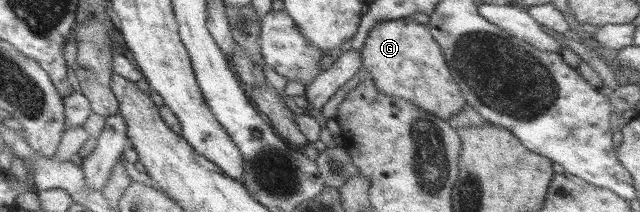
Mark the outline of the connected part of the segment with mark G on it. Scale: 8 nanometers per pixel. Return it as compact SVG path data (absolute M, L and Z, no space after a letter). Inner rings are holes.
M411 18L385 21L371 29L367 40L363 45L362 70L366 71L381 94L406 100L429 114L434 114L445 121L462 112L466 108L466 100L463 98L457 81L449 70L446 58L443 56L441 47L435 42L426 25L418 23Z

